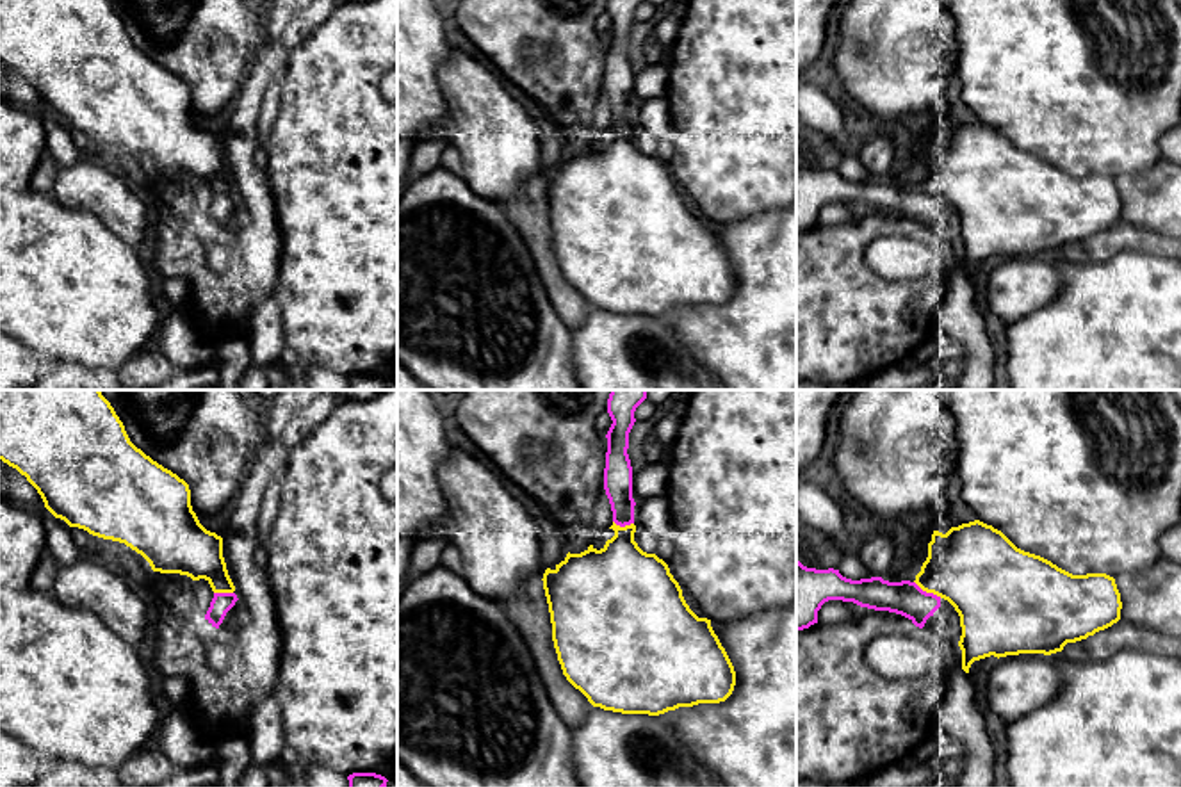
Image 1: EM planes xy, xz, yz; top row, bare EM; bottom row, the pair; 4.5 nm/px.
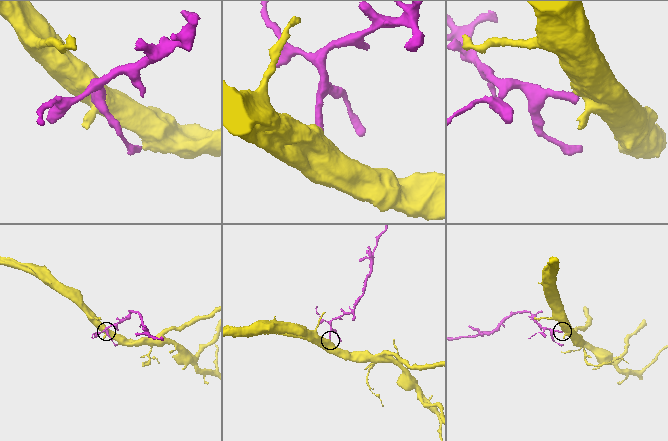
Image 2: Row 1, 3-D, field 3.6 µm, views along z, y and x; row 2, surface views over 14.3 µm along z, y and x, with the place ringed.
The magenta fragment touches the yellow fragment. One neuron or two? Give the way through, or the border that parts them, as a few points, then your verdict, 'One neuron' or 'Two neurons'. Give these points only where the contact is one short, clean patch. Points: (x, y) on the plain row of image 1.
Two neurons

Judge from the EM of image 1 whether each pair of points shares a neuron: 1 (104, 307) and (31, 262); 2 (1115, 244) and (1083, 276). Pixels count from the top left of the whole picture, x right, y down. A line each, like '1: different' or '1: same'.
1: same
2: different

